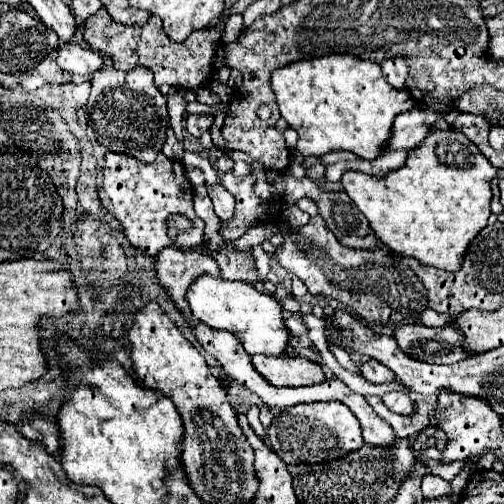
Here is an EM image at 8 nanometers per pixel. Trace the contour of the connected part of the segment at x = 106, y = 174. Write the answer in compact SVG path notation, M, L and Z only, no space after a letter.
M108 152L104 158L102 184L98 186L98 196L102 204L122 222L128 242L134 248L142 250L146 256L156 256L160 250L172 244L166 230L166 222L174 214L182 214L192 222L192 230L188 230L188 233L180 232L176 236L178 244L180 246L202 244L204 222L194 212L192 206L194 190L178 160L170 160L164 154L158 154L158 158L152 164L142 164L132 156Z

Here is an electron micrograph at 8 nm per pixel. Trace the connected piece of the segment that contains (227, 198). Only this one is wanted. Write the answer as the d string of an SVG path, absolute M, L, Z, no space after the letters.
M218 180L214 186L206 186L208 188L208 196L214 204L214 210L216 210L216 216L222 220L222 222L228 222L232 218L232 212L234 212L234 198L228 190L224 190L222 182Z

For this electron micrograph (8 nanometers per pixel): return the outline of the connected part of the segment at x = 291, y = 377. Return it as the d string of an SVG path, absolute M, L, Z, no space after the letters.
M256 354L252 356L252 366L262 378L272 386L312 386L324 380L324 374L318 364L308 362L306 358L274 358Z

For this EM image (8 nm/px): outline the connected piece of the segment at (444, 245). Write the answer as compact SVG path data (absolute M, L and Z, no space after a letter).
M432 130L418 148L410 150L406 164L386 178L346 172L342 186L368 218L374 236L384 246L400 256L416 258L426 266L456 272L472 238L488 224L490 180L496 172L462 132Z

